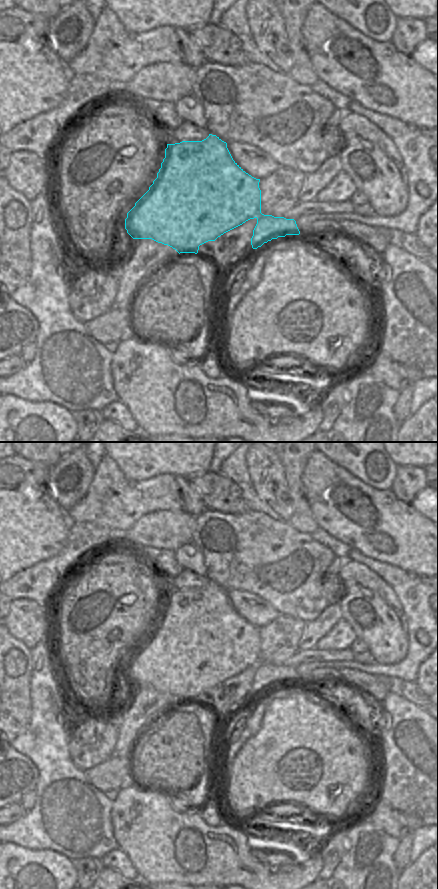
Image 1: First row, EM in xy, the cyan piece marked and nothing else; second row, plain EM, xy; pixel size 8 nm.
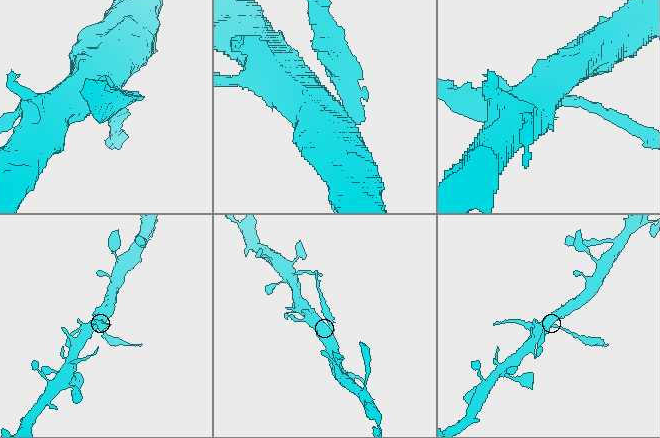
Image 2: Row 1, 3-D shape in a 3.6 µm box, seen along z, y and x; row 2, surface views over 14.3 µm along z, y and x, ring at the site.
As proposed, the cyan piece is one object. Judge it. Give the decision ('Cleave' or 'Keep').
Cleave

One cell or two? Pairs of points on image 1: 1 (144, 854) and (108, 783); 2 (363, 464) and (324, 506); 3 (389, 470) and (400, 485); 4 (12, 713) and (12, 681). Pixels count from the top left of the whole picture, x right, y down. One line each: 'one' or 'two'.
1: two
2: two
3: two
4: one

